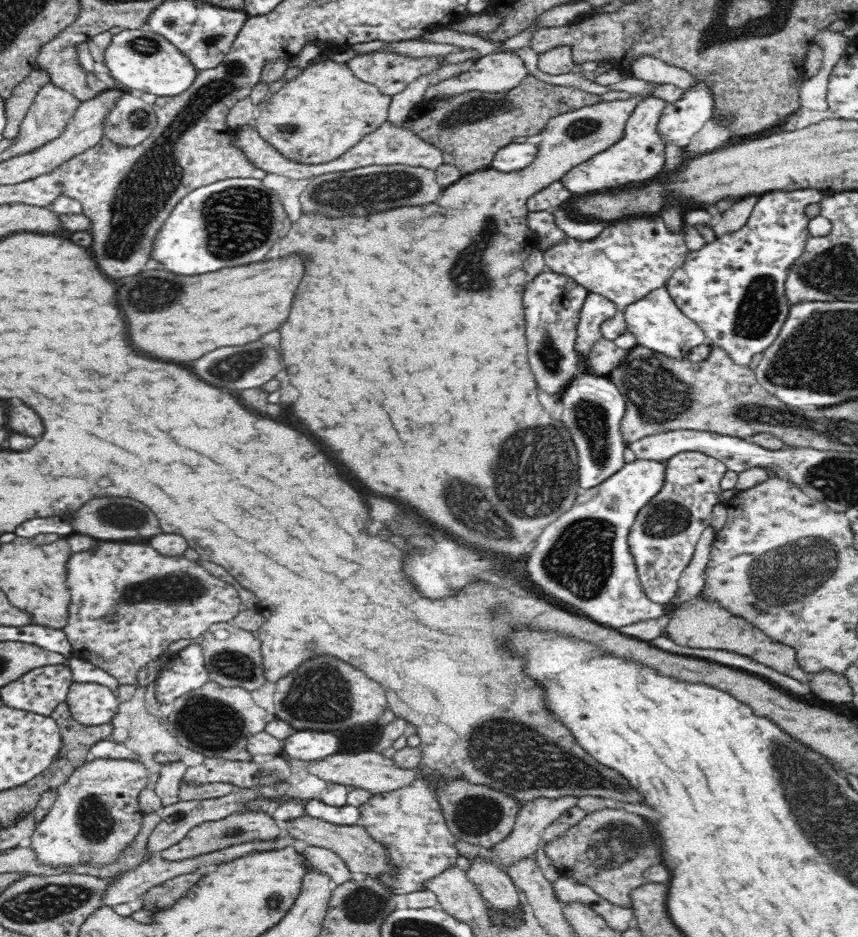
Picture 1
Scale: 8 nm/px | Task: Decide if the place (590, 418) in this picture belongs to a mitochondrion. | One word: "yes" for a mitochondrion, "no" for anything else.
yes

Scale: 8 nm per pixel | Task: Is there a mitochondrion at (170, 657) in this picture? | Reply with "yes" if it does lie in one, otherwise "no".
no

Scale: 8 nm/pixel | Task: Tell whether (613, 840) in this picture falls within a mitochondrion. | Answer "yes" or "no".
yes

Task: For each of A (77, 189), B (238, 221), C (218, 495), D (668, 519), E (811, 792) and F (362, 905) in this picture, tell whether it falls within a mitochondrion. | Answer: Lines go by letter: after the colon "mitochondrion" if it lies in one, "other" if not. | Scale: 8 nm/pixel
A: other
B: mitochondrion
C: other
D: mitochondrion
E: mitochondrion
F: mitochondrion

